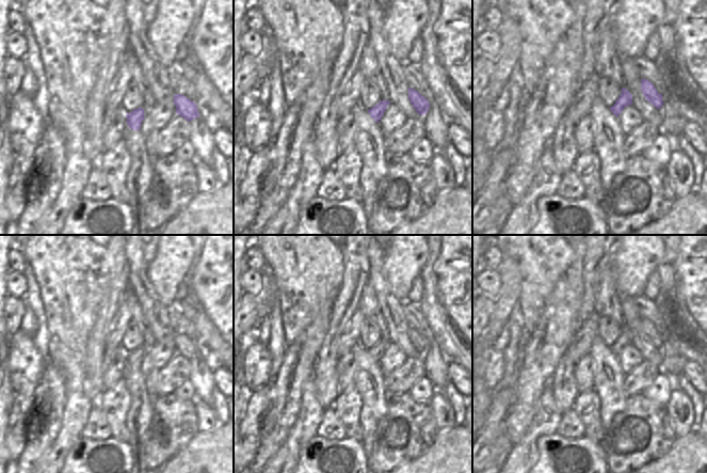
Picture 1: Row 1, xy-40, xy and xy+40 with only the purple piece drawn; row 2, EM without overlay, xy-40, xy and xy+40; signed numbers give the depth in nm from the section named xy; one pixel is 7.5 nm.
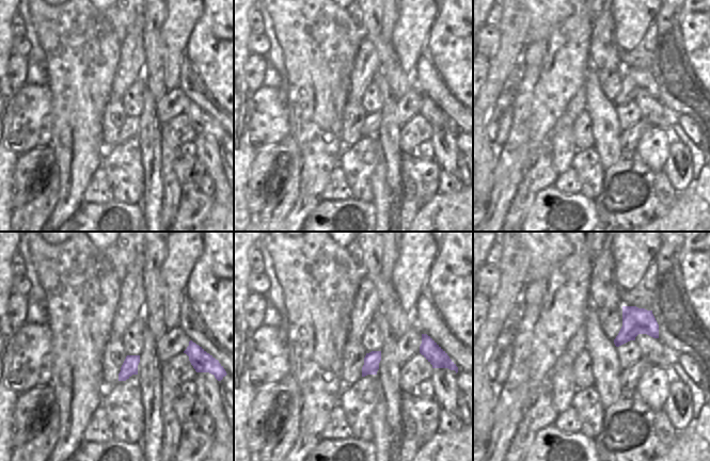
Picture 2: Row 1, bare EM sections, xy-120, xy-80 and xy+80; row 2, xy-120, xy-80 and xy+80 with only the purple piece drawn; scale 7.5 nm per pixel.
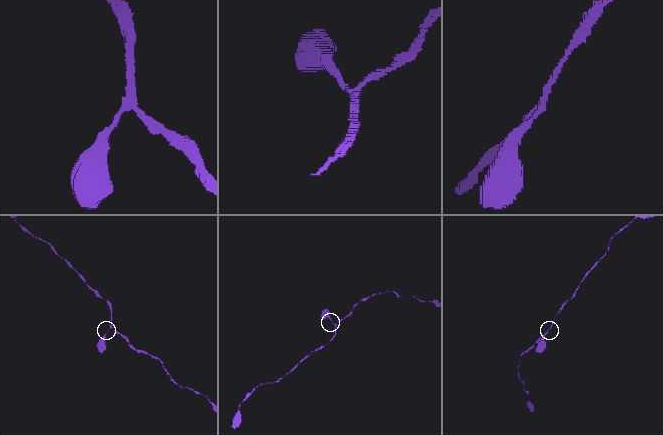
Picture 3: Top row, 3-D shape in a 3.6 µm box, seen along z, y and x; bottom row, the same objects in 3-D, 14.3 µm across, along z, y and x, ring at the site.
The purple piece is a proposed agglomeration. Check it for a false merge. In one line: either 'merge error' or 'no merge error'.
no merge error

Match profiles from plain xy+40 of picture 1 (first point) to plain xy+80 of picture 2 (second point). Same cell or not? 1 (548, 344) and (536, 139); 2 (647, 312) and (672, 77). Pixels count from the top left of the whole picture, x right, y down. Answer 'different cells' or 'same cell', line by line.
1: same cell
2: different cells

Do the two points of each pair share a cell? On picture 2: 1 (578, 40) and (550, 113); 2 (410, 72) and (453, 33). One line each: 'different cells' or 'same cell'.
1: same cell
2: different cells

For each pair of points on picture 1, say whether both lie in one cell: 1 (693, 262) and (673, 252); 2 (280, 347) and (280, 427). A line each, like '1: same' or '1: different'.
1: different
2: different

